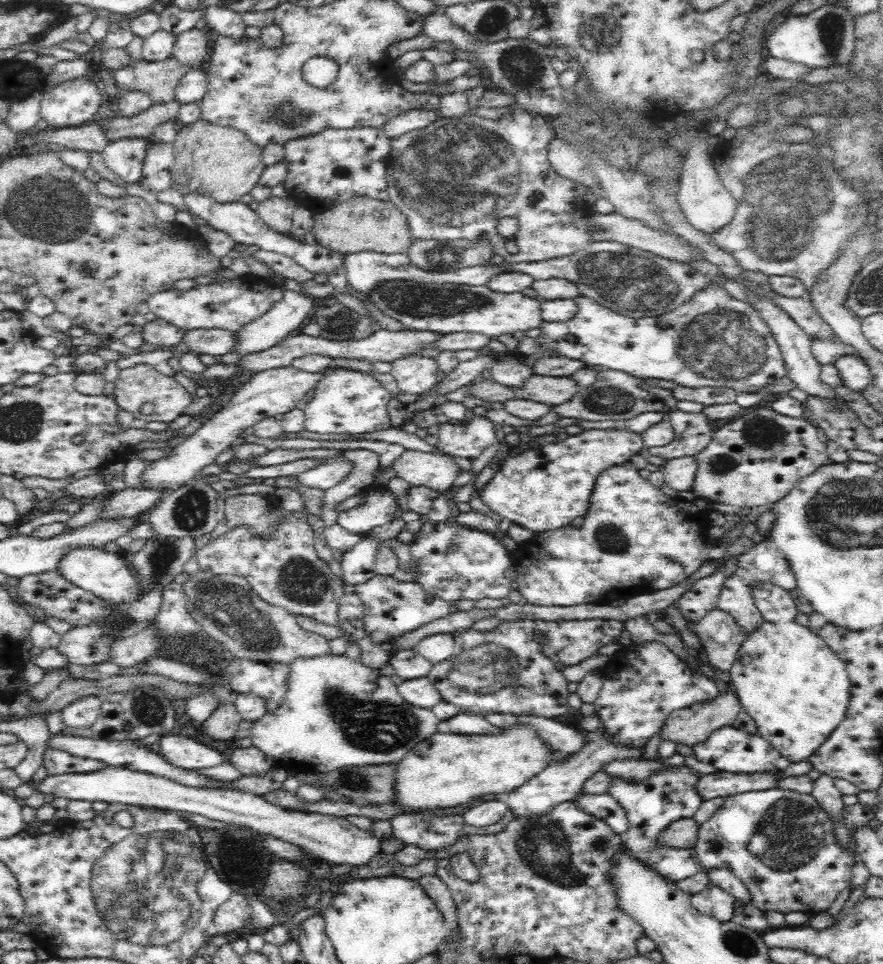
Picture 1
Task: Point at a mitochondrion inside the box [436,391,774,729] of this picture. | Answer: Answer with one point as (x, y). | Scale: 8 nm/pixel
(486, 668)

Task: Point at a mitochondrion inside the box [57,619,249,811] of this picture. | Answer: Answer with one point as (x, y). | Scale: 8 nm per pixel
(147, 712)

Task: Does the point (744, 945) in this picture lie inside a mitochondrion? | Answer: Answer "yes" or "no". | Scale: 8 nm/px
yes

